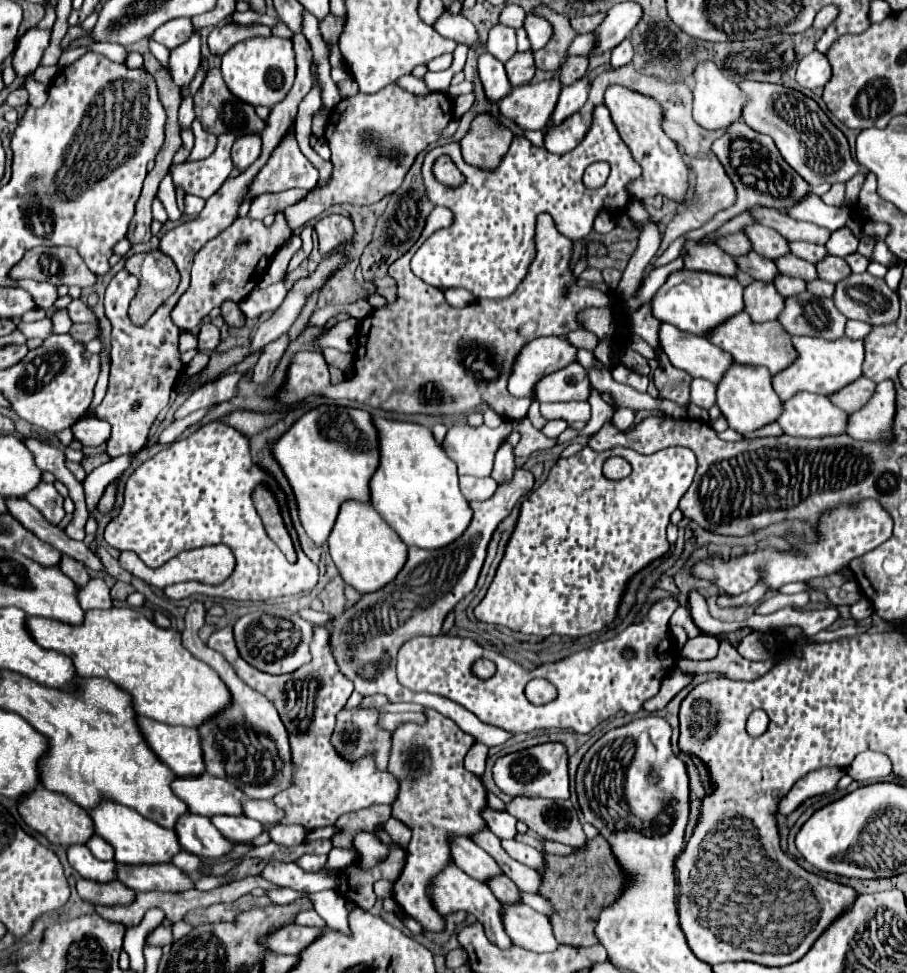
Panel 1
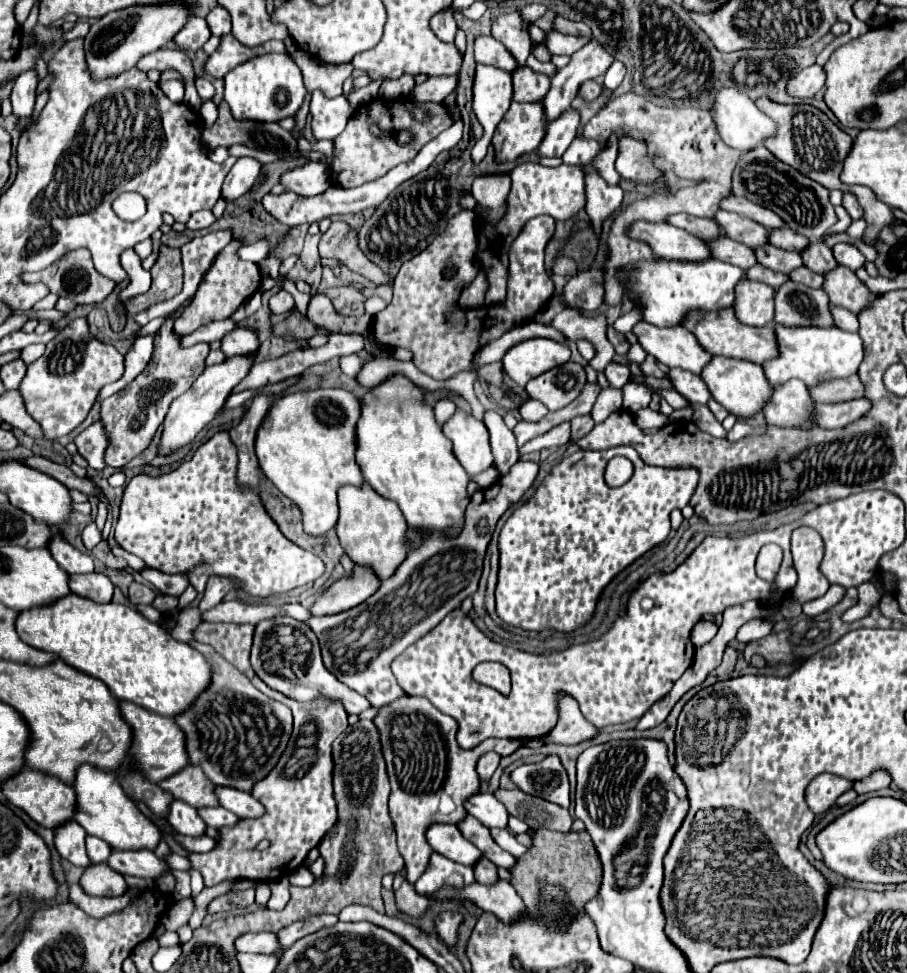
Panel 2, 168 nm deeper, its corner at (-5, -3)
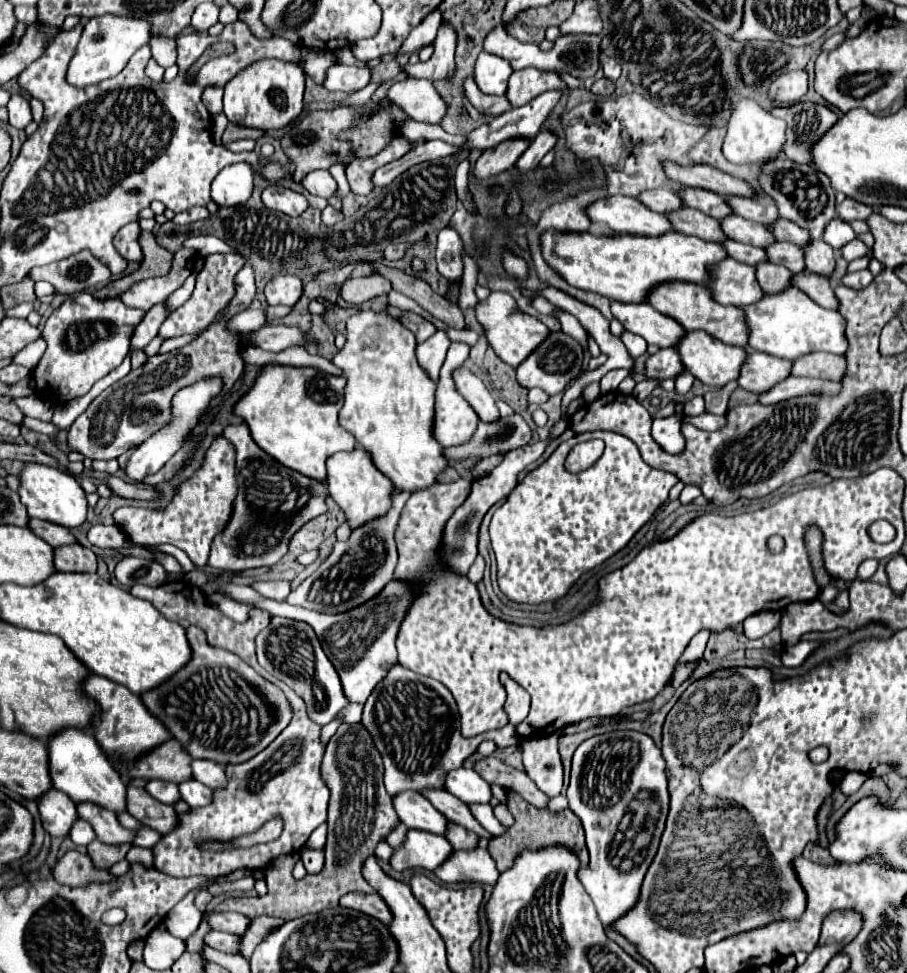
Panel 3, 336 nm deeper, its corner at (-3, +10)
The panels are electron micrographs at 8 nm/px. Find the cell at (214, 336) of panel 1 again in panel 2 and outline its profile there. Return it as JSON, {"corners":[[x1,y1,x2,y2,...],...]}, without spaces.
{"corners":[[236,328,222,338,222,350,226,356,250,356,260,348,258,336,246,328]]}

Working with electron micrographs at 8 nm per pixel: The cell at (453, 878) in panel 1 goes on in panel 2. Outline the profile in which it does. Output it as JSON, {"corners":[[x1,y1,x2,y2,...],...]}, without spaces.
{"corners":[[432,852,430,860,428,860,428,868,426,872,416,880,414,888,418,894,432,894,436,890,440,890,442,886,450,884,450,886,468,886,474,882,472,876,472,868,458,864,454,860,448,860,446,856,440,856,438,852]]}

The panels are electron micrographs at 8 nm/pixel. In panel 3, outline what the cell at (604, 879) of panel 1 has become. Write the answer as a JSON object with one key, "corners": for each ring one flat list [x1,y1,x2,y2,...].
{"corners":[[508,791,508,809,510,813,514,815,516,823,510,827,510,831,502,837,494,837,490,841,490,855,492,859,496,861,496,867,500,873,508,871,512,865,514,865,514,859,524,851,538,851,538,849,546,849,546,847,552,847,552,845,564,845,564,847,570,847,578,859,582,861,582,867,588,865,588,849,586,849,586,843,584,843,584,829,582,829,582,823,580,819,570,811,562,811,562,813,552,813,548,809,536,809,532,805,528,805,526,801,518,799,518,795,514,795,512,791]]}

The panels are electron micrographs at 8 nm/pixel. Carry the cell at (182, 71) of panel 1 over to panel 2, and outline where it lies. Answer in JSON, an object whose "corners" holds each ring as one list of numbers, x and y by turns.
{"corners":[[196,78,196,90,198,90,198,94,200,94,200,98,202,98,202,102,206,102,206,100,212,100,214,98,214,86,206,80,206,78]]}

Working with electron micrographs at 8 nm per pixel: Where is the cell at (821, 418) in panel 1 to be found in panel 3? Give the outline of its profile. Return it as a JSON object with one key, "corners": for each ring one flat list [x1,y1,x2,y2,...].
{"corners":[[746,347,746,351,748,351,748,359,738,377,738,385,742,389,762,395,790,375,790,369,792,369,790,361,774,359,770,355,750,351,750,347]]}

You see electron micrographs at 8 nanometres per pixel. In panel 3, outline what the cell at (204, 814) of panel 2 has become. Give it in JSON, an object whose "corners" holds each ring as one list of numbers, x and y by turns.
{"corners":[[190,779,190,781,186,781,186,783,178,785,178,787,180,787,182,799,190,807,206,807,206,805,212,803,212,797,214,797,212,789,202,785,202,783,198,783,198,781,194,781,194,779]]}

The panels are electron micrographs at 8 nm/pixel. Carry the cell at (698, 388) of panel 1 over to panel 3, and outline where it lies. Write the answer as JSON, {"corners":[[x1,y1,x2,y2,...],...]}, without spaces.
{"corners":[[660,349,646,361,646,375,652,379,676,379,684,373,684,365,676,349]]}

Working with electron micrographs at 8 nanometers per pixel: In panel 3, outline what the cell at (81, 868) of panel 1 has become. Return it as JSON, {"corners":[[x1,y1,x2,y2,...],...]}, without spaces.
{"corners":[[50,789,38,801,42,825,50,837,68,837,72,825,78,821,76,805,70,803,68,795,58,789]]}

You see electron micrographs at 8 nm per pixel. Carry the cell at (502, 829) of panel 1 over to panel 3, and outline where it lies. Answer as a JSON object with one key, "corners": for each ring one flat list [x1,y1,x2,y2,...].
{"corners":[[454,769,446,775,446,791,456,795,464,803,490,803,490,785,474,769]]}

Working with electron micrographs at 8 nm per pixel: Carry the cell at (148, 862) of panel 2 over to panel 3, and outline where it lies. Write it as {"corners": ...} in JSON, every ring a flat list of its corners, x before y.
{"corners":[[86,803,86,807,78,807,78,815,94,827,102,843,108,843,108,845,122,845,122,843,132,845,134,843,136,831,122,827,116,815,110,815,108,811,98,811,98,807,90,807,90,803]]}

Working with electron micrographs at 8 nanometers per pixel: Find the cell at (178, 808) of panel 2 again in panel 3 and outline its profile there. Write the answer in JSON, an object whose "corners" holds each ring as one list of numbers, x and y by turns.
{"corners":[[148,781,146,783,146,791,162,801,162,803,168,803,168,805,174,805,180,801,180,791,178,791,178,785,170,783,170,781]]}

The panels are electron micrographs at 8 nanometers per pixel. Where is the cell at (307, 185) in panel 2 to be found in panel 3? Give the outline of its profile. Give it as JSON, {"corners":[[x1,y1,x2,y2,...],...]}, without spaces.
{"corners":[[326,169,310,171,310,173,302,179,302,185,304,185,304,189,308,189,312,195,318,195,318,197,324,197,324,199,328,199,328,197,336,191,336,181,332,179,332,175,330,175]]}

